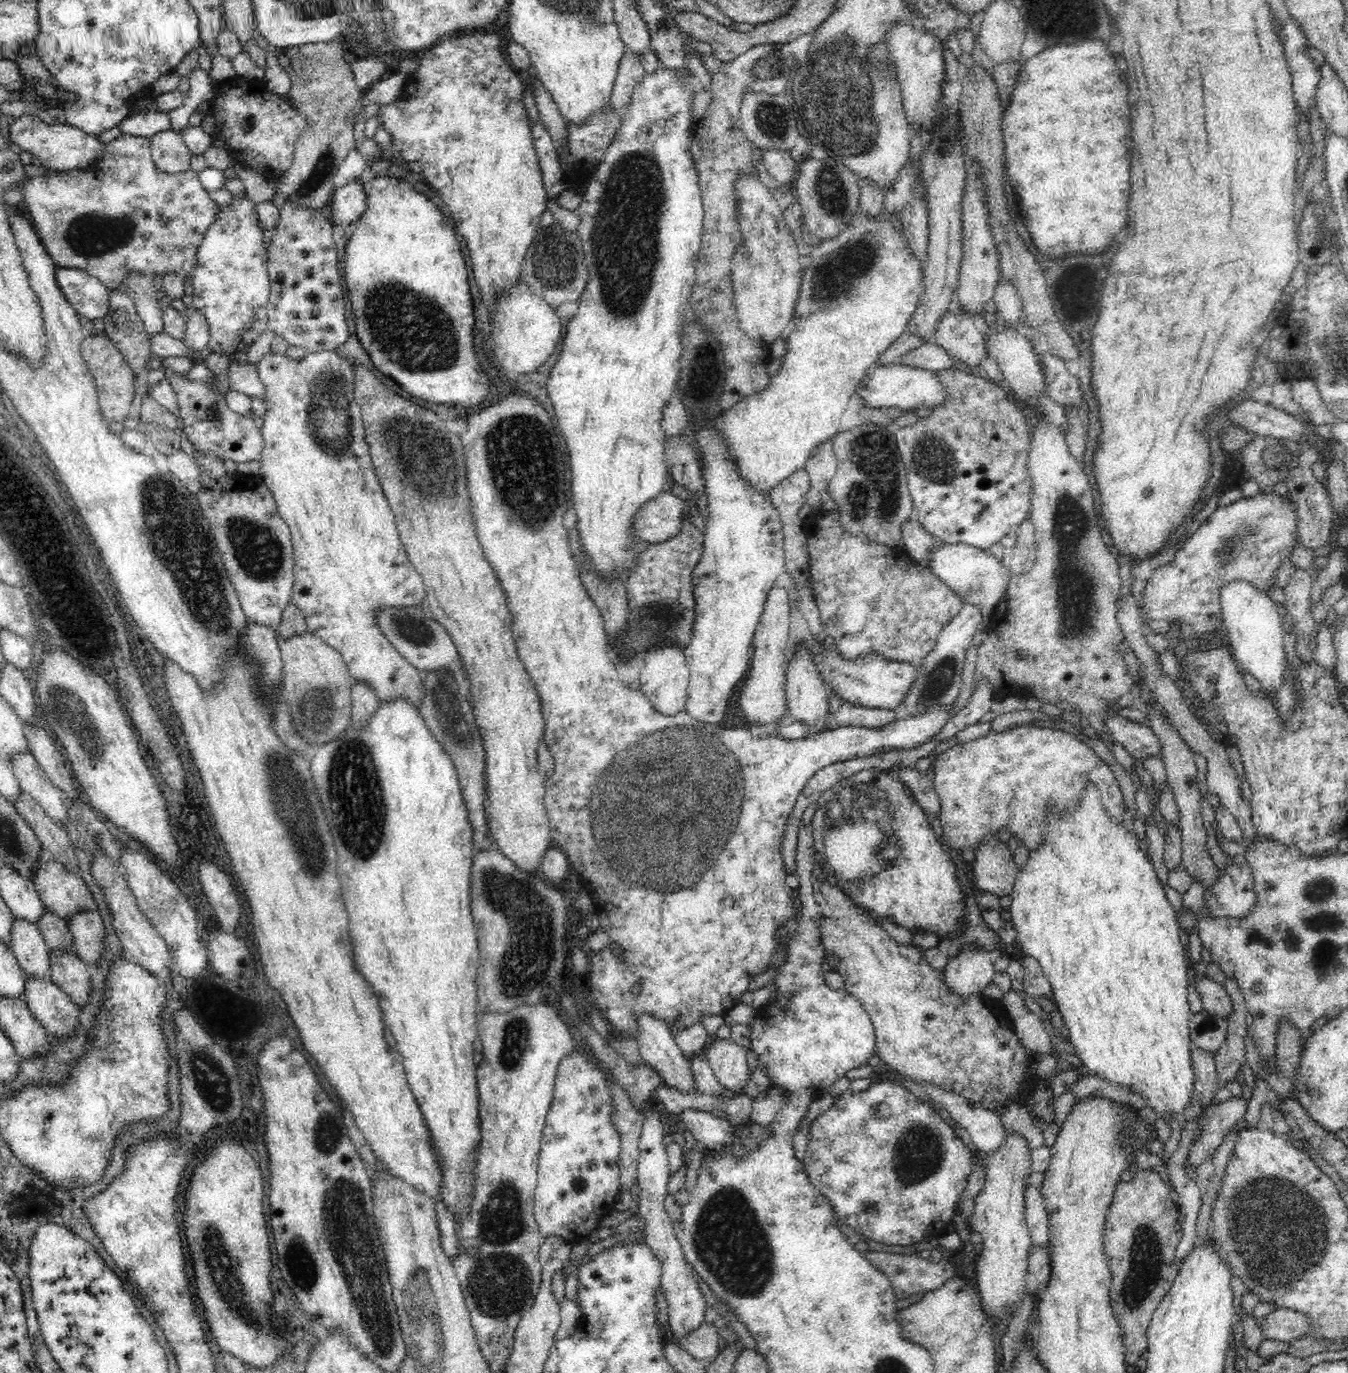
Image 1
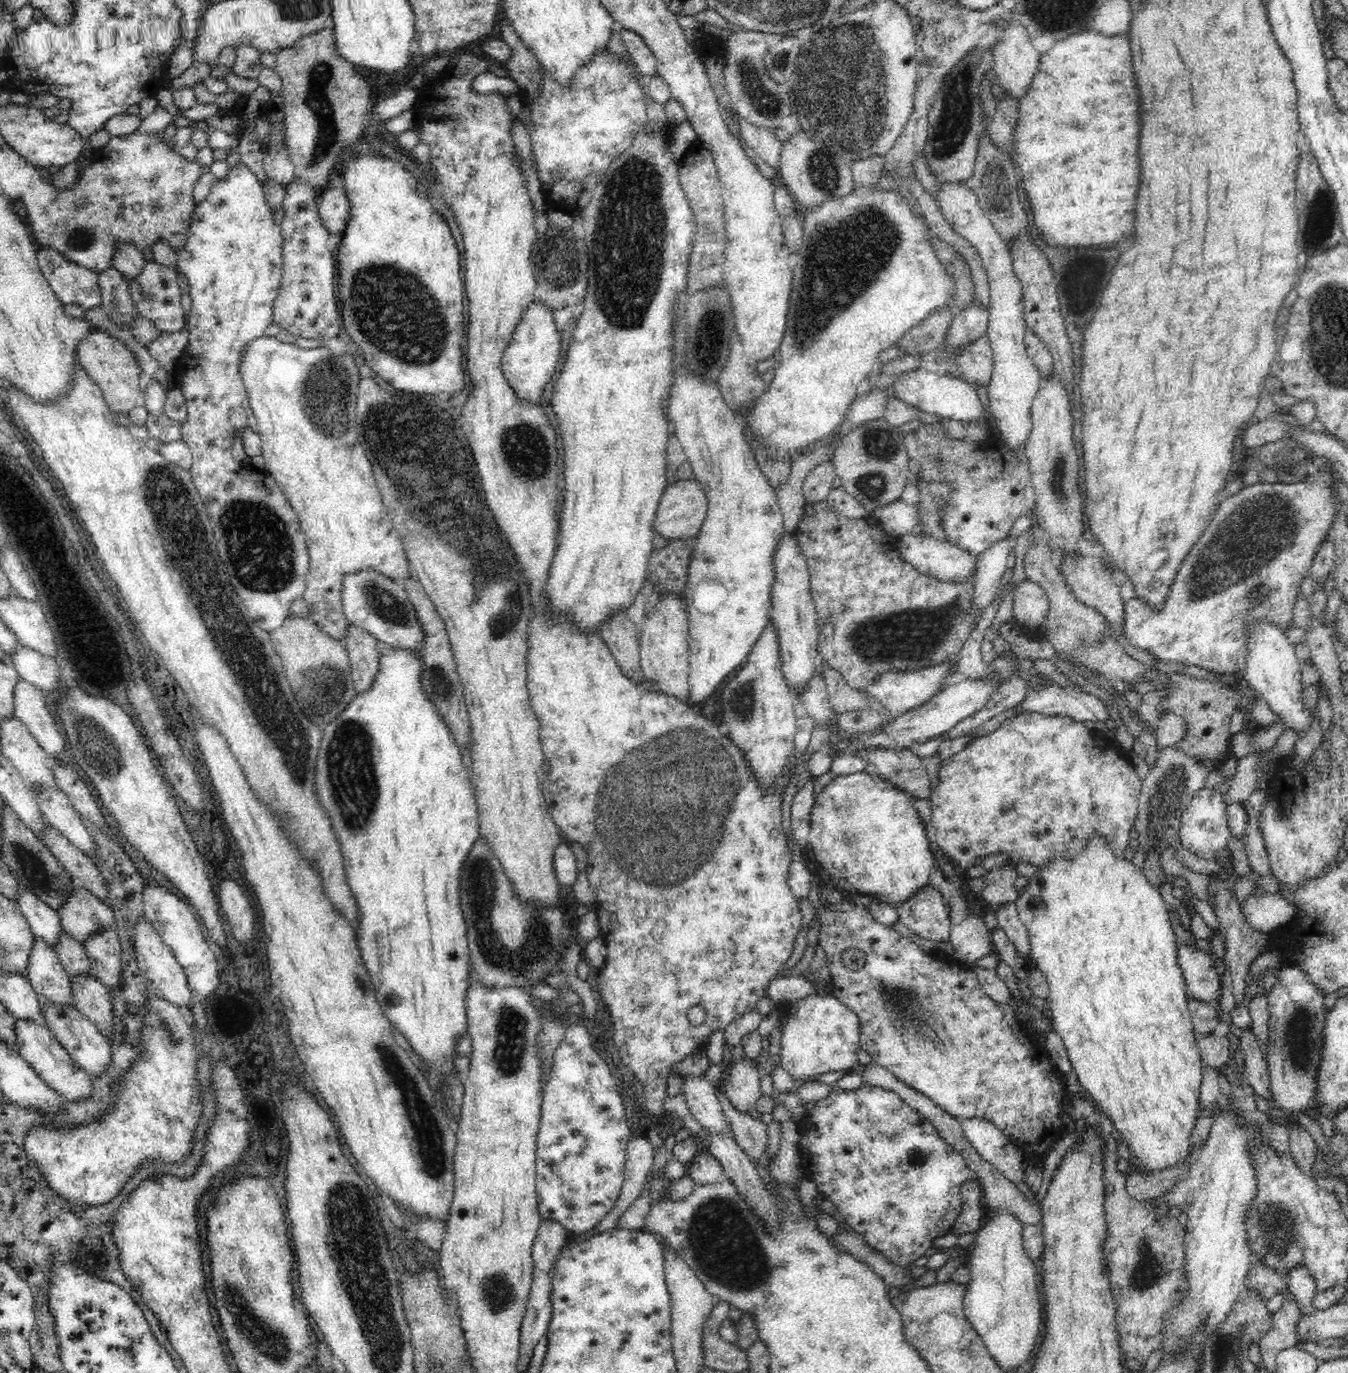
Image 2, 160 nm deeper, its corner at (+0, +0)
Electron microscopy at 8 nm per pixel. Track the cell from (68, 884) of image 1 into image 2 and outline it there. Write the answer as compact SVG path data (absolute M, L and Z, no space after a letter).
M74 886L74 892L56 910L63 930L80 944L100 932L98 928L113 928L116 924L112 909L82 886Z

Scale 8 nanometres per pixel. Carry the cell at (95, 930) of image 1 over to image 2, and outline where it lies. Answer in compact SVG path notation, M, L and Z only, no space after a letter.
M115 927L98 928L100 932L84 942L84 949L98 980L109 987L119 988L122 974L122 944Z

